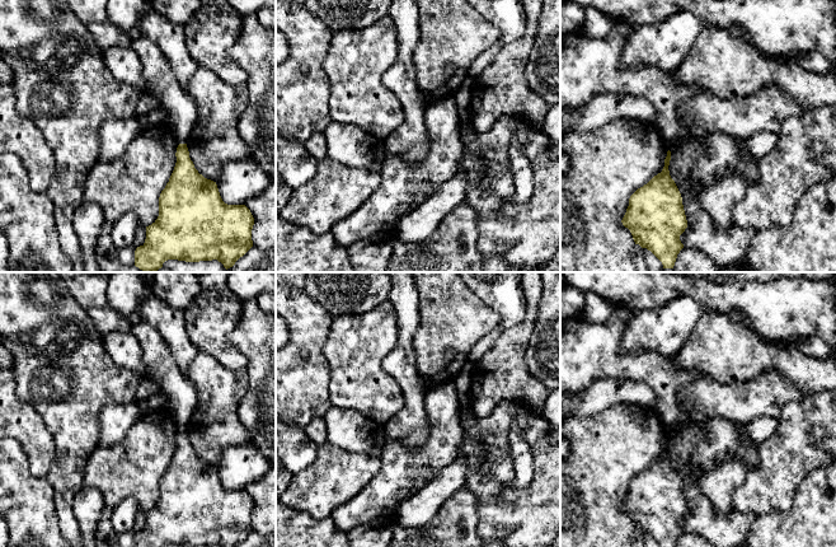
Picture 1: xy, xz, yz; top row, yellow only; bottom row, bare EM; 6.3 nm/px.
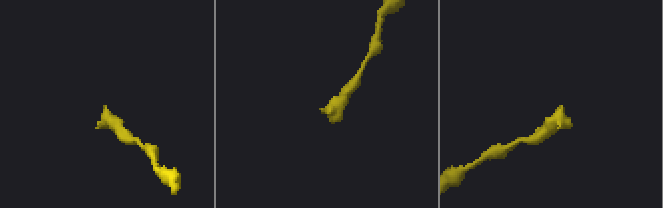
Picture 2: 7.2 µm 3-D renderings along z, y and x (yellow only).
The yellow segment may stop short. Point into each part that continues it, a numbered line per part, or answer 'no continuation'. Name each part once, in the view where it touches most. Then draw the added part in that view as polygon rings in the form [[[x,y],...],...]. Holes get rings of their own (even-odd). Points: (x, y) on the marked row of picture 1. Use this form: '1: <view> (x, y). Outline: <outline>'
no continuation

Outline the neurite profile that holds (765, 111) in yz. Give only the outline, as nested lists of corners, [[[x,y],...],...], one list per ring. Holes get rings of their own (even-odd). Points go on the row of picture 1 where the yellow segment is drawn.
[[[774,84],[734,99],[701,92],[678,106],[678,117],[694,136],[722,132],[746,140],[760,132],[779,134],[788,118],[800,117],[804,112],[790,94]]]

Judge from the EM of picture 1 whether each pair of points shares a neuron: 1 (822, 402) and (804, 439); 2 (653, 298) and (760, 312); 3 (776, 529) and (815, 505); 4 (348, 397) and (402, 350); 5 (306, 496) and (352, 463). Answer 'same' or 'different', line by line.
1: same
2: same
3: same
4: different
5: same

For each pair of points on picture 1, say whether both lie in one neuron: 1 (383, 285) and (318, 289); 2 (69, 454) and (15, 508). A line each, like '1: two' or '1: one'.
1: one
2: two

